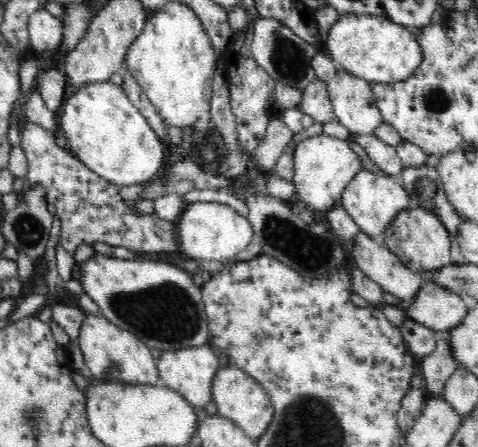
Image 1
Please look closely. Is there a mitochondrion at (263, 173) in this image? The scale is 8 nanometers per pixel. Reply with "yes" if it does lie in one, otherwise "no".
no

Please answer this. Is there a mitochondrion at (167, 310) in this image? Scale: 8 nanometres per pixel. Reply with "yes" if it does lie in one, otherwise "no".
yes

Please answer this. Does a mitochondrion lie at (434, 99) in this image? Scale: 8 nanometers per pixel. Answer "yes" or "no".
yes

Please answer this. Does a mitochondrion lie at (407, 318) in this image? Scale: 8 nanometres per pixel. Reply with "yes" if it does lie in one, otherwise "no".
no

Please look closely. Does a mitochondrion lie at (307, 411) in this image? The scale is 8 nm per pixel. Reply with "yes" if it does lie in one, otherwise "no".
yes

